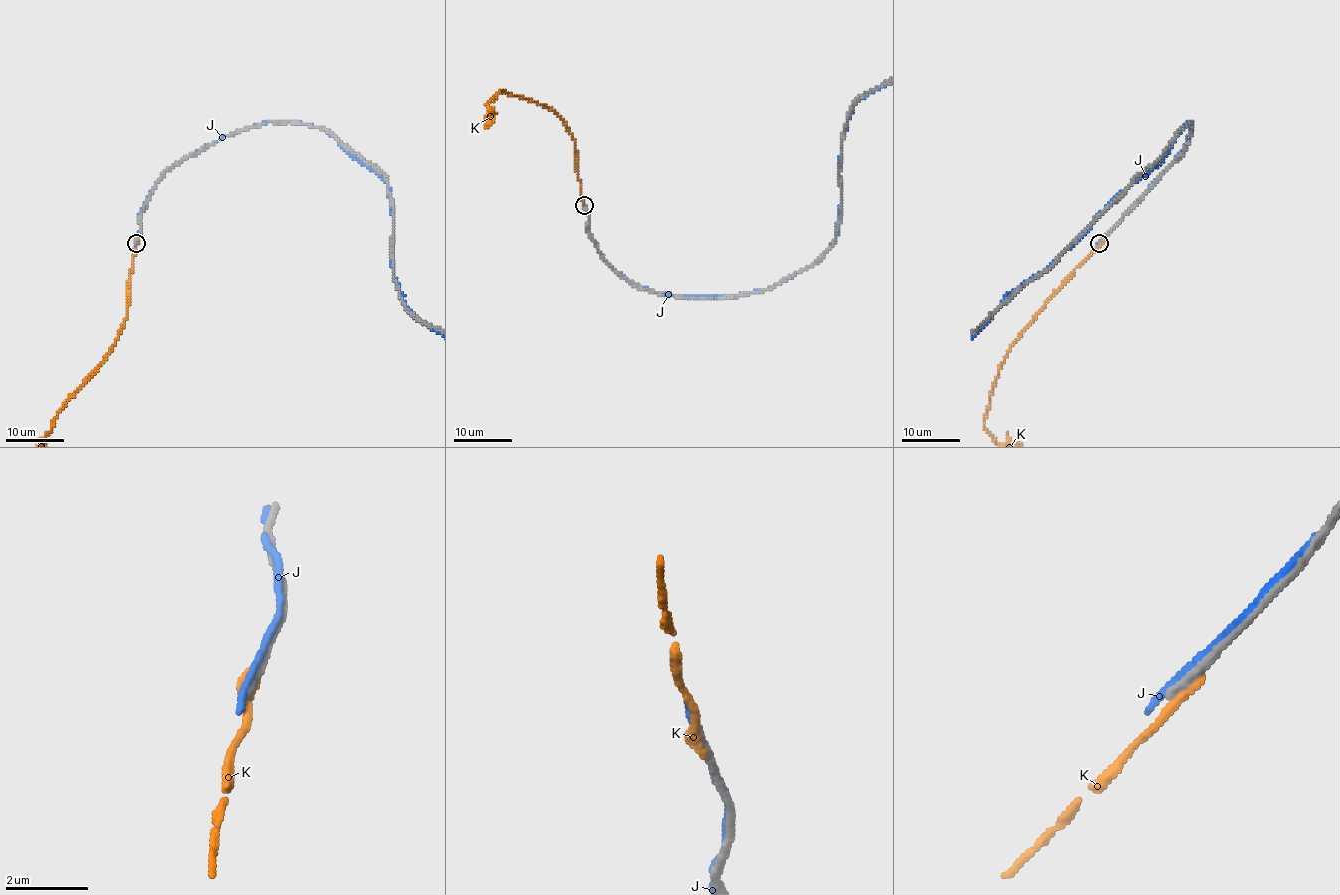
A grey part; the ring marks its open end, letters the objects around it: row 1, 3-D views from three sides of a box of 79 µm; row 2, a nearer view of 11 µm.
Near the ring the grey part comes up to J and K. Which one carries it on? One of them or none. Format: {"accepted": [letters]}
{"accepted": []}

